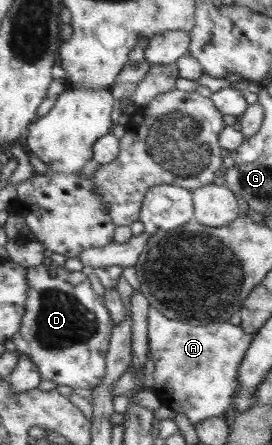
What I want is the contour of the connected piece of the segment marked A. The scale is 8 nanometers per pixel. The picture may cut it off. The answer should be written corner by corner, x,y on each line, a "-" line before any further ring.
150,307
148,336
155,364
153,390
164,406
175,413
181,412
191,424
208,417
228,417
238,387
238,367
251,335
228,322
209,321
206,326
191,326

